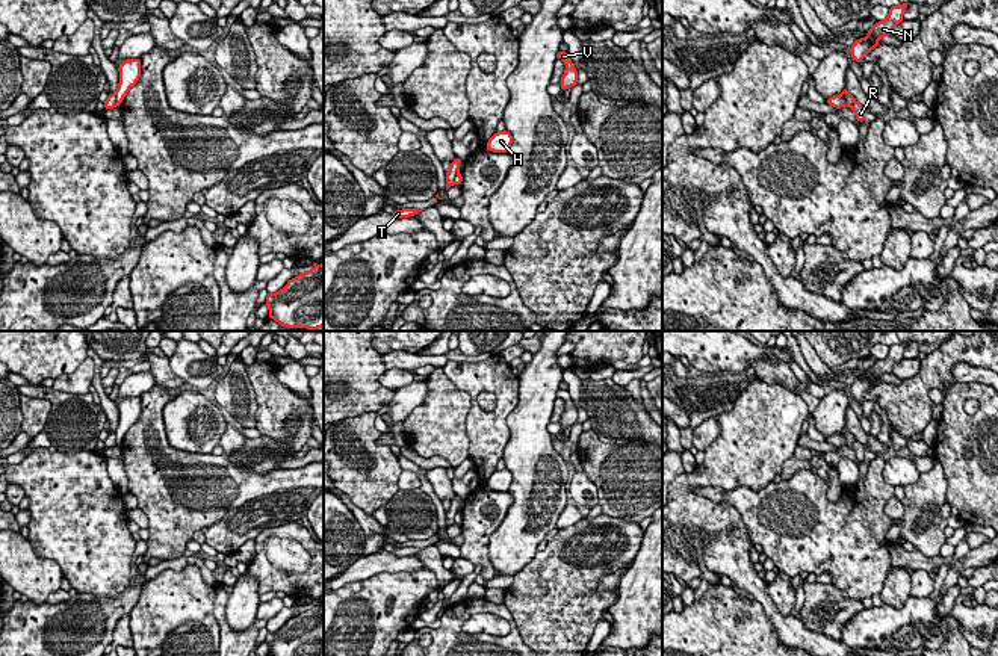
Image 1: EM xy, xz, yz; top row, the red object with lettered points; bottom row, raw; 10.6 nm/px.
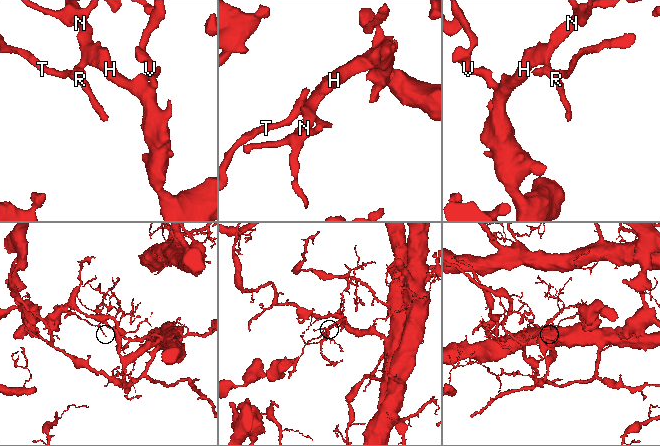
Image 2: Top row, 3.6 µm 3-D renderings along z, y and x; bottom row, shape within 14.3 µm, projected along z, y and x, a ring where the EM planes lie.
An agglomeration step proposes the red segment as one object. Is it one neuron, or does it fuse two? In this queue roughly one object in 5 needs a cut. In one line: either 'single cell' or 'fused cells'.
fused cells

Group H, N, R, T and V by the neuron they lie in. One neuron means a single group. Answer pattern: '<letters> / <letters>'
H N V / R T

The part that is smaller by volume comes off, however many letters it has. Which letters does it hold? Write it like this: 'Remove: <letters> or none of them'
Remove: R, T

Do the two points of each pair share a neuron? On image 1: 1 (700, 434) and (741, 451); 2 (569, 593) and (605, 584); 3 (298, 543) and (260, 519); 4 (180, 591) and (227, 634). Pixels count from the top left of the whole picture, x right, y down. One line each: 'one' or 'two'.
1: two
2: two
3: two
4: two

